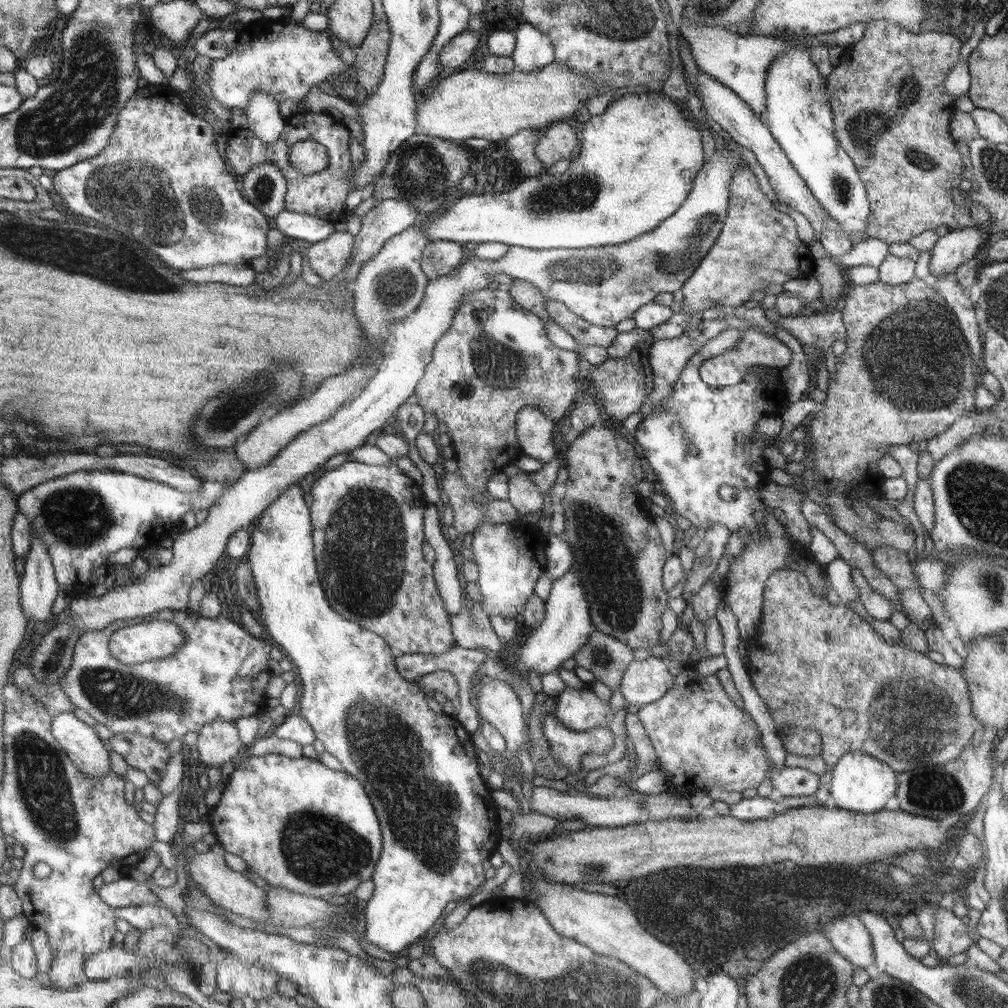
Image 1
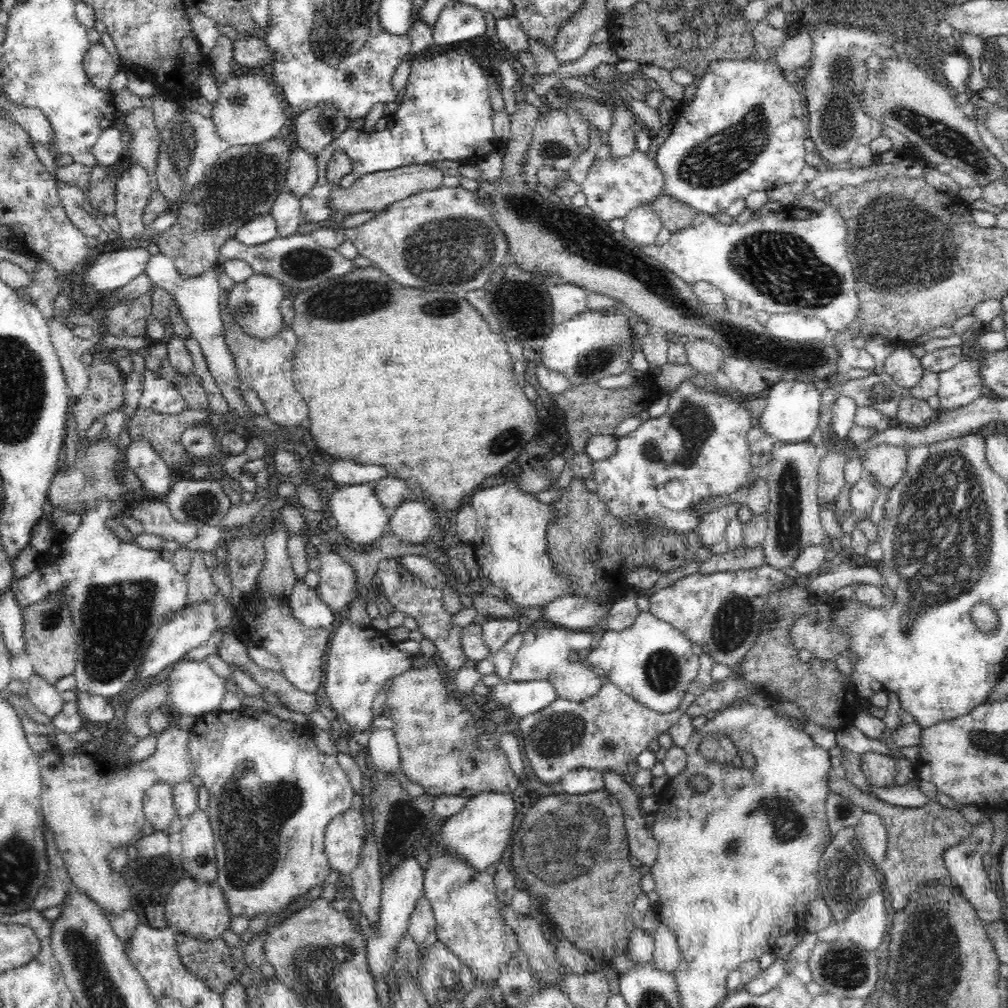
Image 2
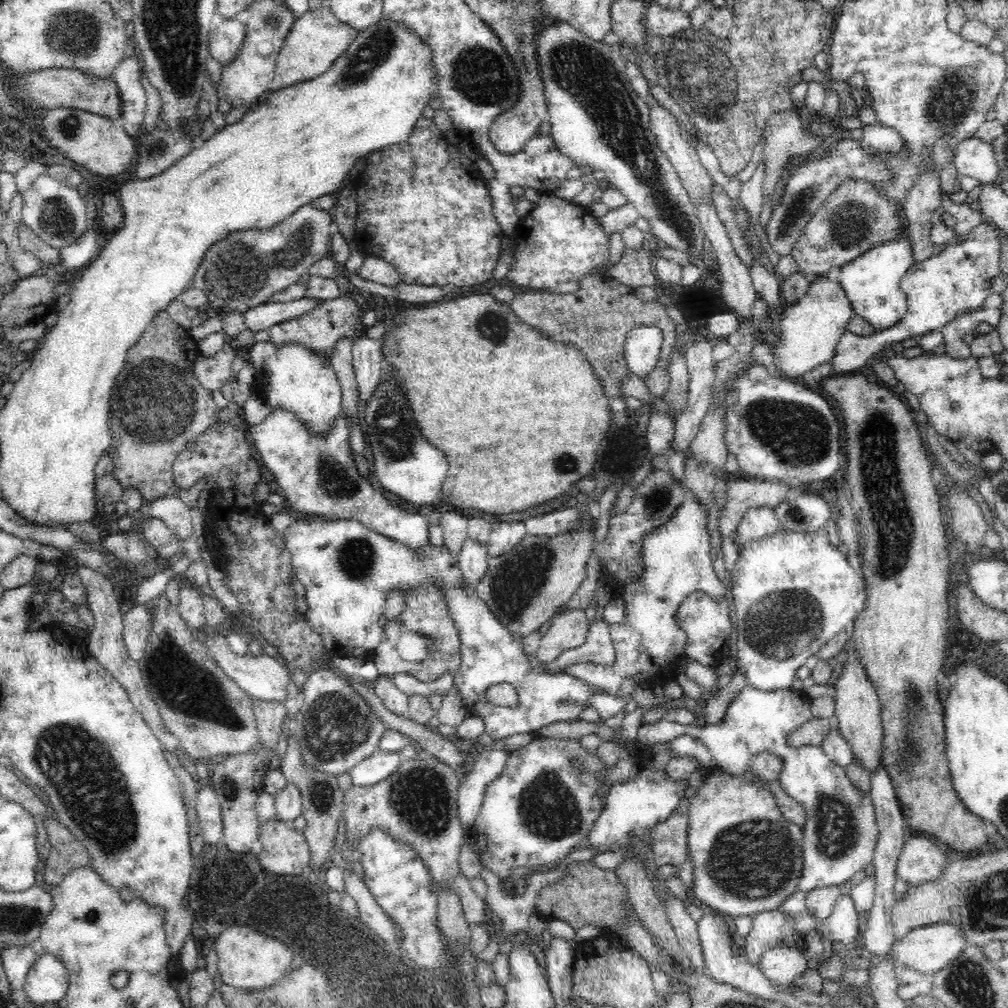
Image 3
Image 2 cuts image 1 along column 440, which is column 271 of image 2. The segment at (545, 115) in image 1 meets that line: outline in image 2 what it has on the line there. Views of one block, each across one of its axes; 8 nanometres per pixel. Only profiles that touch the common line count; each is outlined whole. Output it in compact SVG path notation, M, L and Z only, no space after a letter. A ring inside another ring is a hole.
M260 74L228 78L224 86L220 86L219 97L211 116L218 138L228 141L230 147L256 145L277 138L281 132L289 130L288 116L280 104L282 97L279 89L272 85L272 80L266 80Z

